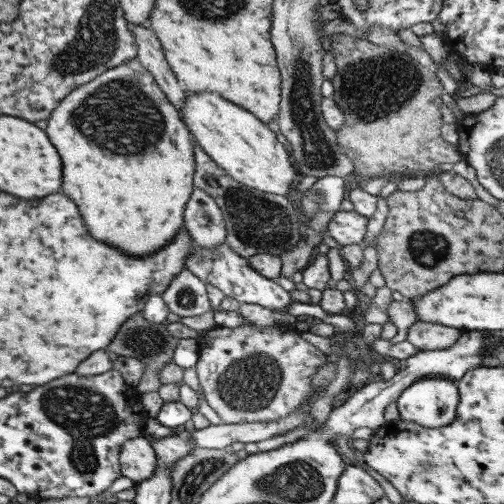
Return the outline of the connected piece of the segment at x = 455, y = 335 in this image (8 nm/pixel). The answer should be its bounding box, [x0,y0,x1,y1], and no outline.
[406,319,463,350]

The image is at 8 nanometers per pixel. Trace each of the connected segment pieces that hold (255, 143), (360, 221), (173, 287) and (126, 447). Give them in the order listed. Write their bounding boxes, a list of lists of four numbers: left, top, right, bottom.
[[181,94,298,197],[327,211,368,246],[162,269,211,317],[119,436,158,484]]

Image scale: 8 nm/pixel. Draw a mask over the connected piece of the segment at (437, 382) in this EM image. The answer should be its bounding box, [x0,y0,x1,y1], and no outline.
[398,377,459,428]

